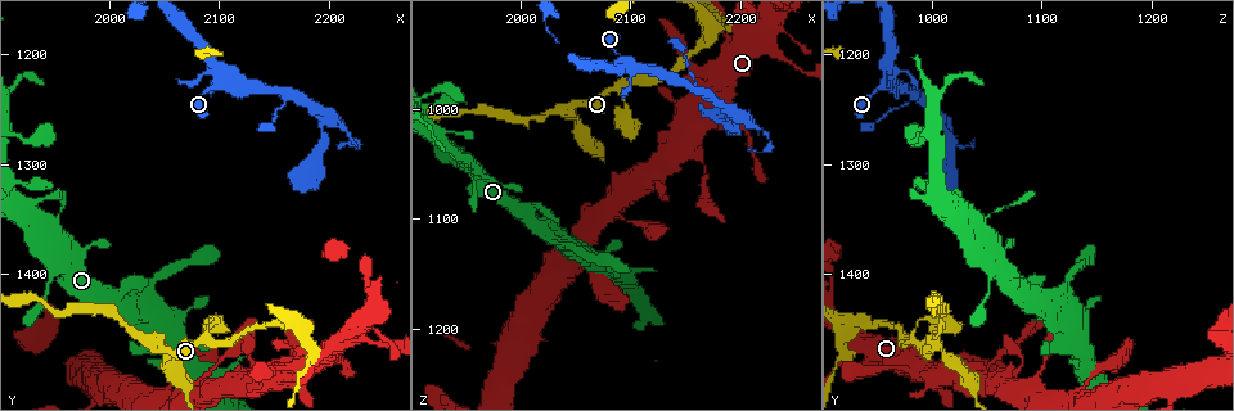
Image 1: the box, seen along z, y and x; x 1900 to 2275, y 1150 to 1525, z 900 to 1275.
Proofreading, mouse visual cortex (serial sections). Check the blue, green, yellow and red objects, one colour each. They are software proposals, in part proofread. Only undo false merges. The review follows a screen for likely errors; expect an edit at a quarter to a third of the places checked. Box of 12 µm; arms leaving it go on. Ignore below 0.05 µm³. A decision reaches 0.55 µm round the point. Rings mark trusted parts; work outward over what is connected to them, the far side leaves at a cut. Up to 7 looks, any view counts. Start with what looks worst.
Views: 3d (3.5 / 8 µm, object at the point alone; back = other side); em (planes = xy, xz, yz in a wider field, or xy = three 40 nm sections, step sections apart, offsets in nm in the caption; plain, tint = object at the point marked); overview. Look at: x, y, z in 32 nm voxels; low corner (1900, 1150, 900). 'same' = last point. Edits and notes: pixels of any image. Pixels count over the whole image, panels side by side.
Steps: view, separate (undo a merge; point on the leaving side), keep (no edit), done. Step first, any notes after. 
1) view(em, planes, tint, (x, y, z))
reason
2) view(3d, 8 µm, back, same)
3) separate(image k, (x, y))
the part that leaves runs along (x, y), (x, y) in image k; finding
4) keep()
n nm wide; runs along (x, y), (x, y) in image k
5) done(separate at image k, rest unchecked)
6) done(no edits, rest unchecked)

view(3d, 3.5 µm, (2088, 1446, 986))
narrows sharply

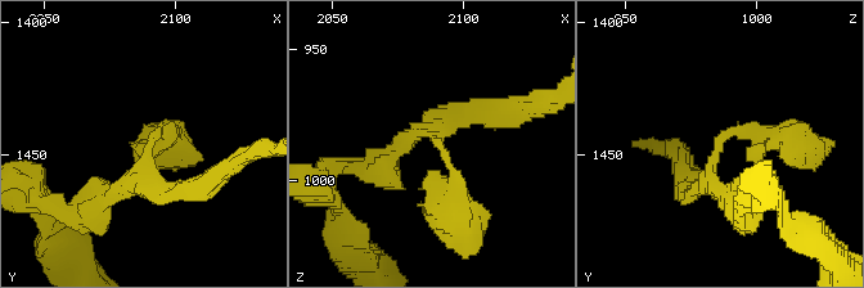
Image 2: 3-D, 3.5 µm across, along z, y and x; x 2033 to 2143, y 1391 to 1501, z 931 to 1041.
view(em, xy, step 2, plain, (2089, 1447, 985))
3 arms; arms of 200, 200, 250 nm

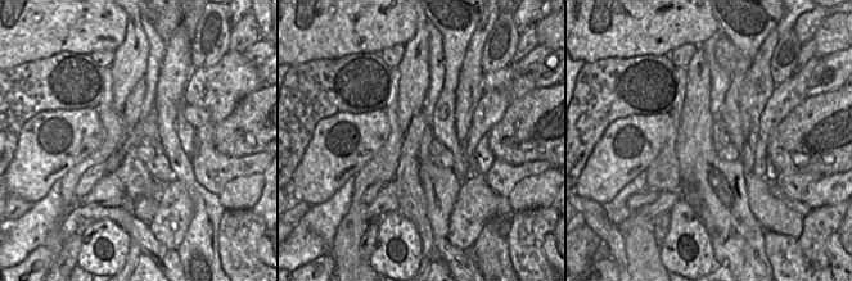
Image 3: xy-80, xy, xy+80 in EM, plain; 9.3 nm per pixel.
view(em, xy, step 2, tint, same)

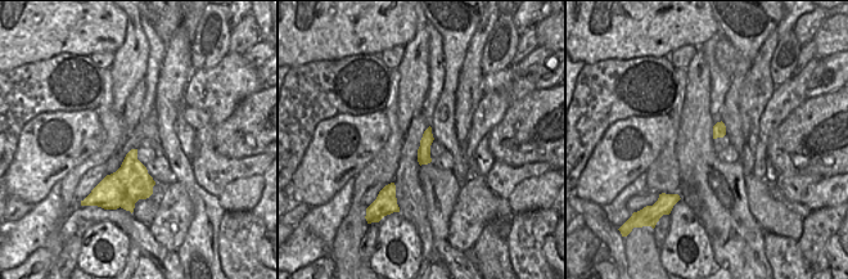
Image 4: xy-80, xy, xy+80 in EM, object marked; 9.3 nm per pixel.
keep()
runs along (100, 203), (167, 136) in image 2; all the same cell

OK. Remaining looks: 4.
view(3d, 3.5 µm, (2102, 1222, 960))
arms part here

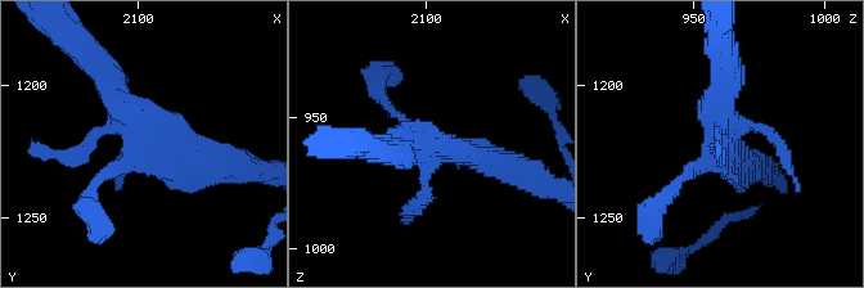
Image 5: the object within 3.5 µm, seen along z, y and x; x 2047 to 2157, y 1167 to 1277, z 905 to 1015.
view(em, xy, step 1, tint, (2104, 1221, 960))

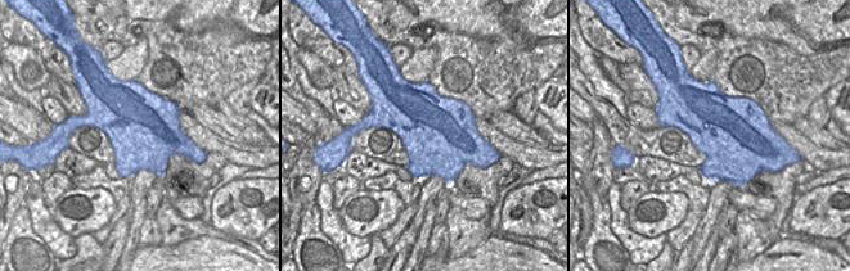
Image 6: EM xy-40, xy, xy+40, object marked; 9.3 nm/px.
view(em, planes, tint, same)
cut it another way

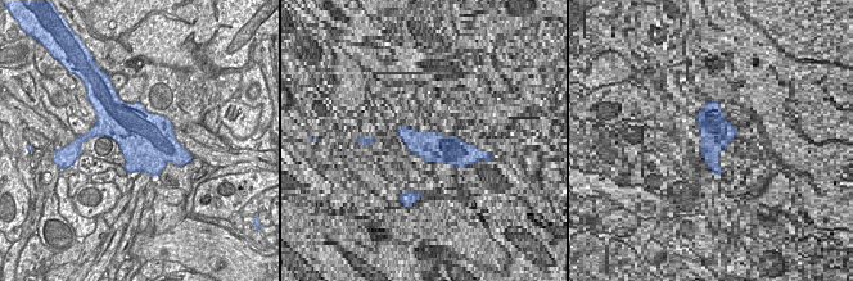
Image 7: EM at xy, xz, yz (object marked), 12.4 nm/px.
keep()
runs along (379, 95), (439, 148), (509, 165) in image 5; all the same cell

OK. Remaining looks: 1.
done(no edits, rest unchecked)

